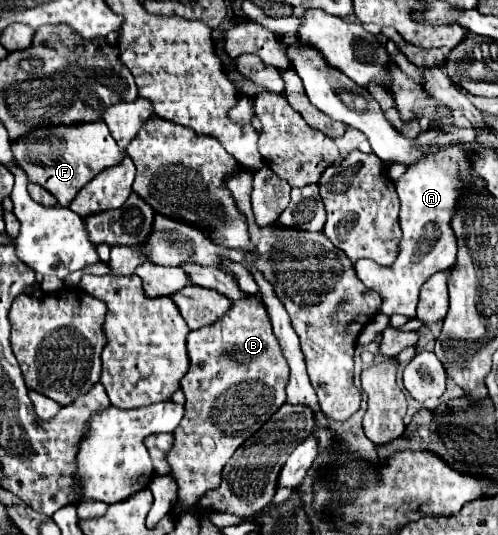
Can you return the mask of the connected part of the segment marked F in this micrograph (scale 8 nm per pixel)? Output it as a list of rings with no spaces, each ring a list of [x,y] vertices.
[[[102,120],[58,128],[56,146],[44,146],[44,148],[40,146],[38,150],[40,150],[38,156],[42,158],[42,162],[32,162],[28,158],[18,158],[16,162],[24,168],[30,182],[36,182],[42,188],[46,188],[50,194],[54,194],[58,204],[64,204],[64,206],[70,204],[74,196],[78,194],[78,190],[86,182],[90,182],[102,168],[118,164],[124,156],[124,152],[118,148],[118,144],[108,132],[108,126]]]

